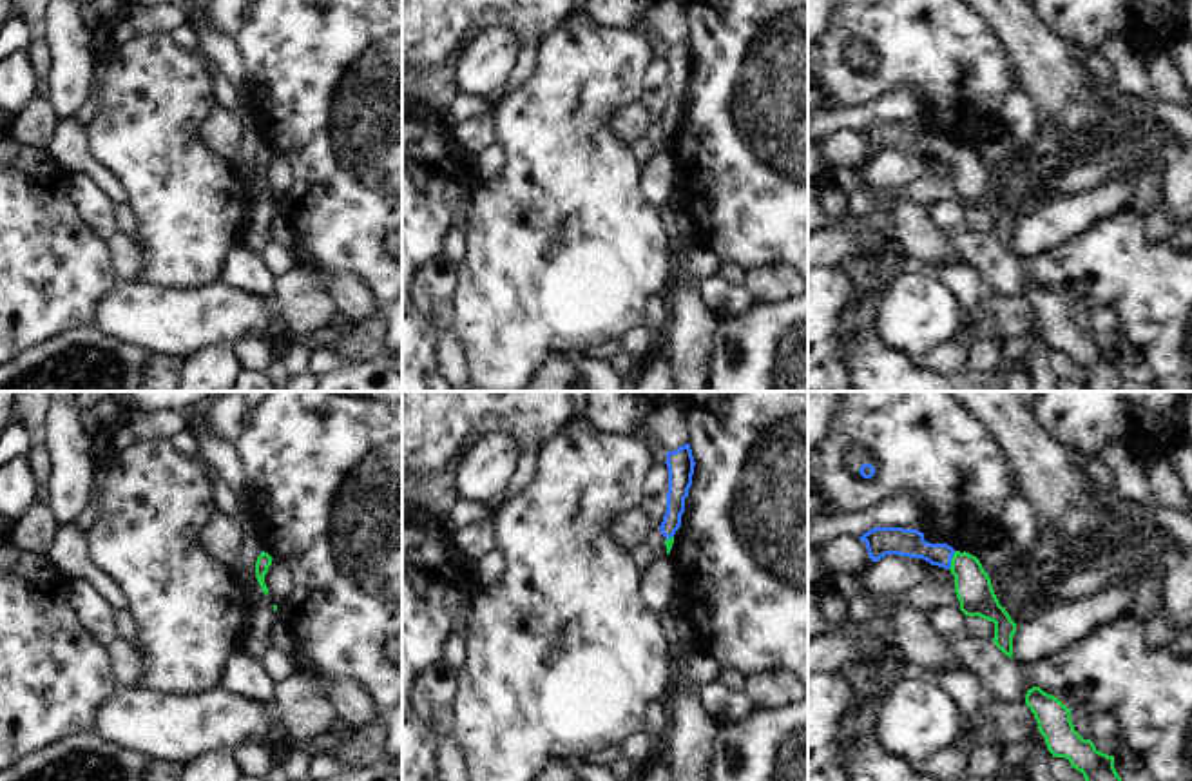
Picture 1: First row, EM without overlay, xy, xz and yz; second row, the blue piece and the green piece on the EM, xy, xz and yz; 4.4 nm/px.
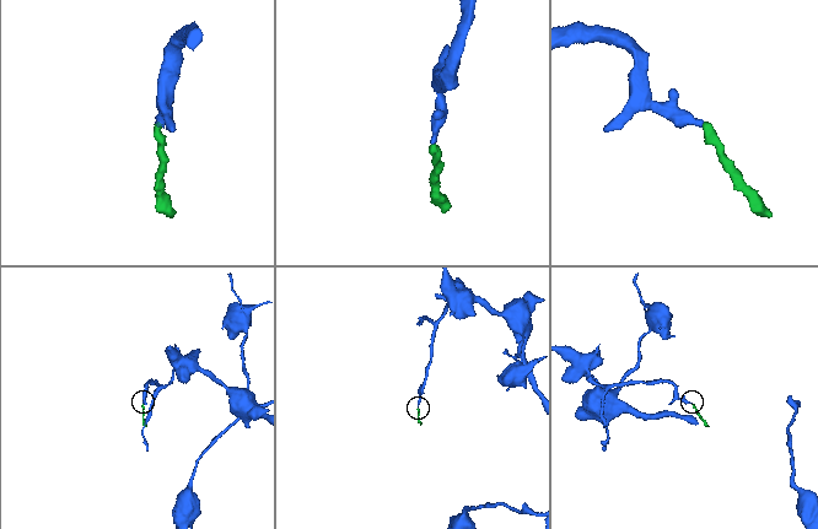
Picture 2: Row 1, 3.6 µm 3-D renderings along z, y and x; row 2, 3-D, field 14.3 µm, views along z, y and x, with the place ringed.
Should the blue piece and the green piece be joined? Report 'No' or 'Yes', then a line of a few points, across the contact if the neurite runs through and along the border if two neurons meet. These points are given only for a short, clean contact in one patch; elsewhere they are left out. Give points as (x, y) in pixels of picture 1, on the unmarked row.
Yes. Line: yz (904, 136), (950, 154), (973, 182)

